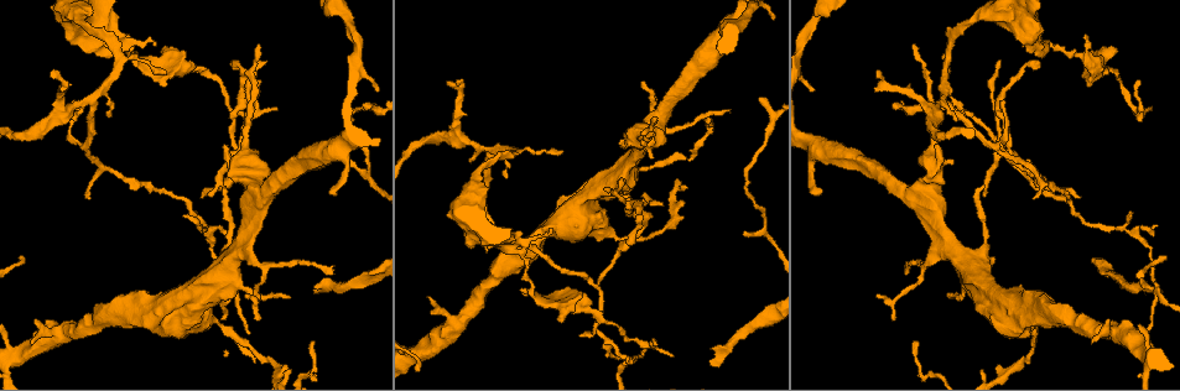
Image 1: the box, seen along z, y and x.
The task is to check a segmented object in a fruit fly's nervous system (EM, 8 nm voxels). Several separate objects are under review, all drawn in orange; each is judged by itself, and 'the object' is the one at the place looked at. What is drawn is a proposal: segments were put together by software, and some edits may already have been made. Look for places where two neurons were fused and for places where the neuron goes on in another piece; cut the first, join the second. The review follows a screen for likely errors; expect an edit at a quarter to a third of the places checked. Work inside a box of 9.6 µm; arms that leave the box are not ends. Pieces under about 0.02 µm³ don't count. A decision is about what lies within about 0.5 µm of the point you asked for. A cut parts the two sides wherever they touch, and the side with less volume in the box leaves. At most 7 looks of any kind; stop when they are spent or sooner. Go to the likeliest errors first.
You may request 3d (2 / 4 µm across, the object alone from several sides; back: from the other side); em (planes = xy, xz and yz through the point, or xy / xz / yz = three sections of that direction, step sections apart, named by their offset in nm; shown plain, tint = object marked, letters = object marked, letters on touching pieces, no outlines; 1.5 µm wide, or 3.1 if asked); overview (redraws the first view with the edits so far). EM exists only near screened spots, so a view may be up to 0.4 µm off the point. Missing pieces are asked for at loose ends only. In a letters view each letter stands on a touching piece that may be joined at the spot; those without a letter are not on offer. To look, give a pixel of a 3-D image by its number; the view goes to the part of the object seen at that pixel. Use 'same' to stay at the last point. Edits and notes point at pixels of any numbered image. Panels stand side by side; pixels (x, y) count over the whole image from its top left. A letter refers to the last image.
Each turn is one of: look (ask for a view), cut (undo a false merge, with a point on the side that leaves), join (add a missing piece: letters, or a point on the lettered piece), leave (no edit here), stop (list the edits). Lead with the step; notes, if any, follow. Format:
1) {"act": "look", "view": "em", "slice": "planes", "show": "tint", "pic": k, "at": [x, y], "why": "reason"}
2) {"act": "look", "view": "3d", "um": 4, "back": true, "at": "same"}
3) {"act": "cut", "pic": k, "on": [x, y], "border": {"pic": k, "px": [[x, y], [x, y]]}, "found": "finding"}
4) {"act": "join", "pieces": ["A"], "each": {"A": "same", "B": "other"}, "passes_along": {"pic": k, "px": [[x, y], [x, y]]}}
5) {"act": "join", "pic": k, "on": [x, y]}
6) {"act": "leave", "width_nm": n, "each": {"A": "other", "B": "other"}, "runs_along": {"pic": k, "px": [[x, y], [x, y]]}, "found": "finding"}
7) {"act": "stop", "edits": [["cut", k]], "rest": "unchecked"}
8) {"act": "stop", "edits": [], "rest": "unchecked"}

{"act": "look", "view": "3d", "um": 4, "pic": 1, "at": [685, 190], "why": "tapers out"}

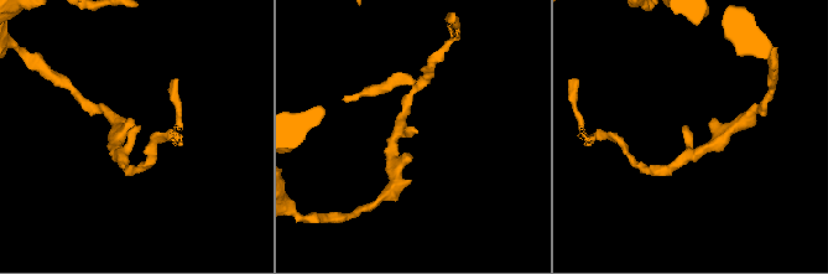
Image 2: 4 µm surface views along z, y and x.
{"act": "look", "view": "em", "slice": "planes", "show": "letters", "pic": 2, "at": [685, 129]}

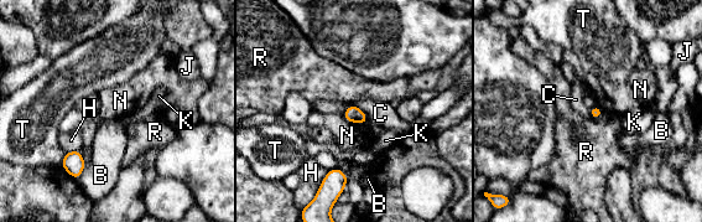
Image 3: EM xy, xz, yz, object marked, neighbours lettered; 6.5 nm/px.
{"act": "leave", "each": {"B": "other", "C": "other", "H": "other", "J": "other", "K": "other", "N": "other", "R": "other", "T": "other"}, "border": {"pic": 3, "px": [[354, 104], [369, 120]]}, "found": "none of them fits"}

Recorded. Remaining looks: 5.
{"act": "look", "view": "em", "slice": "yz", "step": 4, "show": "tint", "pic": 1, "at": [1003, 149], "why": "three arms meet"}

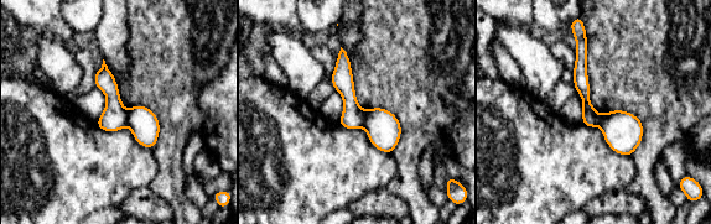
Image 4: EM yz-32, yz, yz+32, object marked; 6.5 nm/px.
{"act": "look", "view": "em", "slice": "planes", "show": "letters", "at": "same", "why": "cut it another way"}

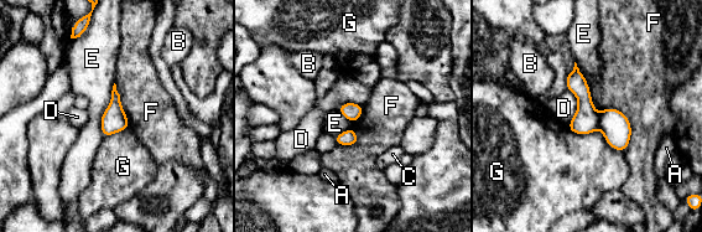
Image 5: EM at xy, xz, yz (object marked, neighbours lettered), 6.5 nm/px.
{"act": "cut", "pic": 5, "on": [615, 127], "each": {"A": "other", "B": "other", "C": "other", "D": "other", "E": "other", "F": "other", "G": "other"}, "border": {"pic": 5, "px": [[598, 116], [599, 127]]}, "found": "two neurons meet here"}

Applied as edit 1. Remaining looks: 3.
{"act": "look", "view": "3d", "um": 2, "pic": 1, "at": [1157, 284], "why": "sharp bend"}

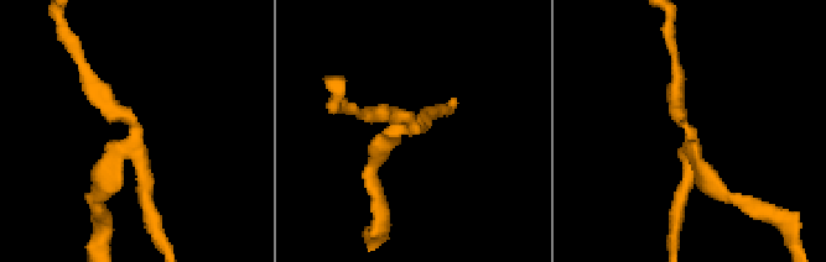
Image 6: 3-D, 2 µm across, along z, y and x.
{"act": "look", "view": "em", "slice": "xy", "step": 8, "show": "tint", "pic": 6, "at": [686, 130]}

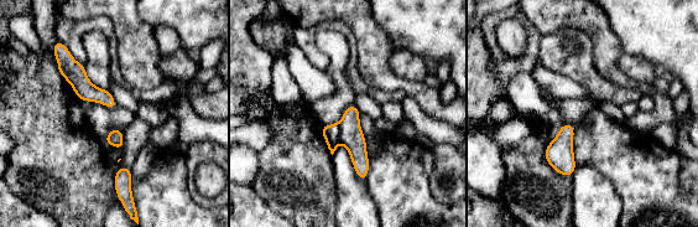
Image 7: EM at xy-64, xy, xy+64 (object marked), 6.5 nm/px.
{"act": "look", "view": "em", "slice": "xy", "step": 8, "show": "letters", "at": "same"}

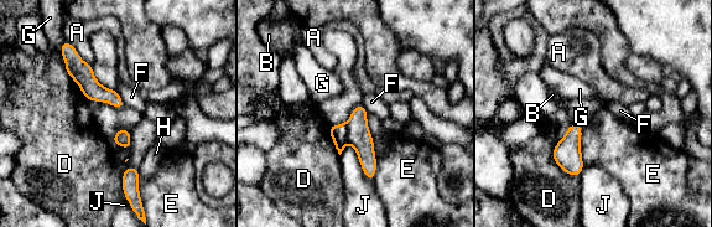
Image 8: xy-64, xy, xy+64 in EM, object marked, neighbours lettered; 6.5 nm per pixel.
{"act": "cut", "pic": 8, "on": [338, 133], "longest_contact_nm": ["J", 320], "each": {"A": "other", "B": "other", "D": "other", "E": "other", "F": "other", "G": "other", "H": "other", "J": "other"}, "border": {"pic": 8, "px": [[346, 124], [348, 140]]}, "found": "two neurons meet here"}

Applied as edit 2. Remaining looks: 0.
{"act": "stop", "edits": [["cut", 5], ["cut", 8]], "rest": "unchecked"}

